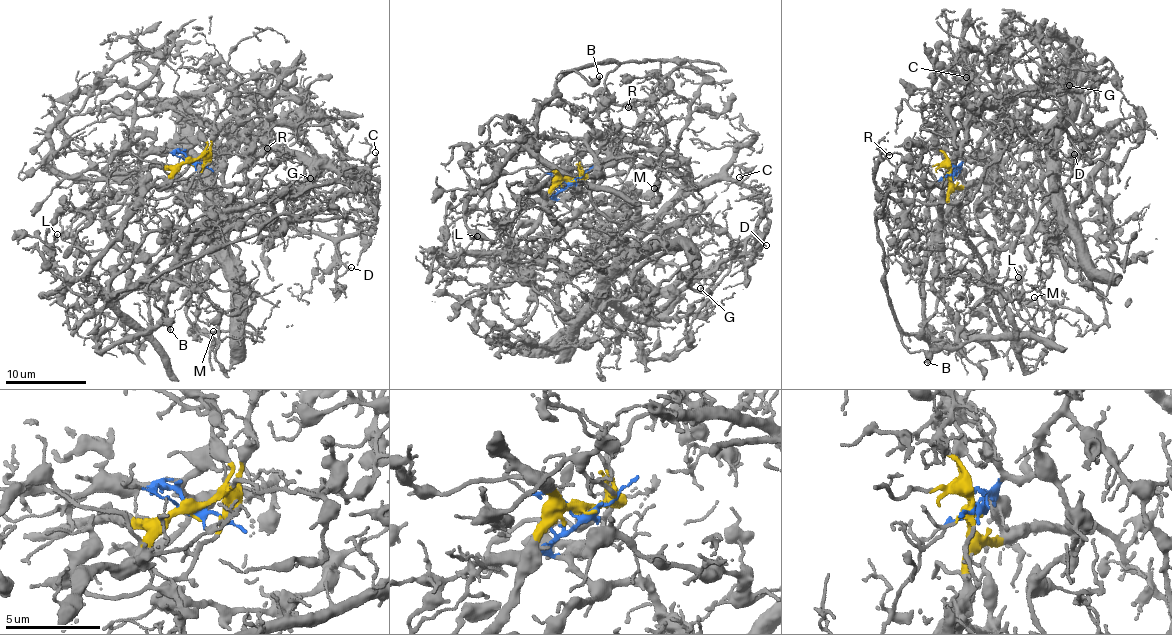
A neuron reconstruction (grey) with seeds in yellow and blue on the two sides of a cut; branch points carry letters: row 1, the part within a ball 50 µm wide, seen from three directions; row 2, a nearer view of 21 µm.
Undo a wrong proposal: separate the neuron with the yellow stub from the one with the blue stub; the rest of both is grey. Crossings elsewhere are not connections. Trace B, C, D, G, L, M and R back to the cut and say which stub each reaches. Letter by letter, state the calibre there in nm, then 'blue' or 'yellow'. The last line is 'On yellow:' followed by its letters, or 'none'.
B: calibre 240 nm; yellow
C: calibre 110 nm; blue
D: calibre 120 nm; blue
G: calibre 100 nm; blue
L: calibre 150 nm; yellow
M: calibre 110 nm; yellow
R: calibre 150 nm; yellow
On yellow: B, L, M, R

